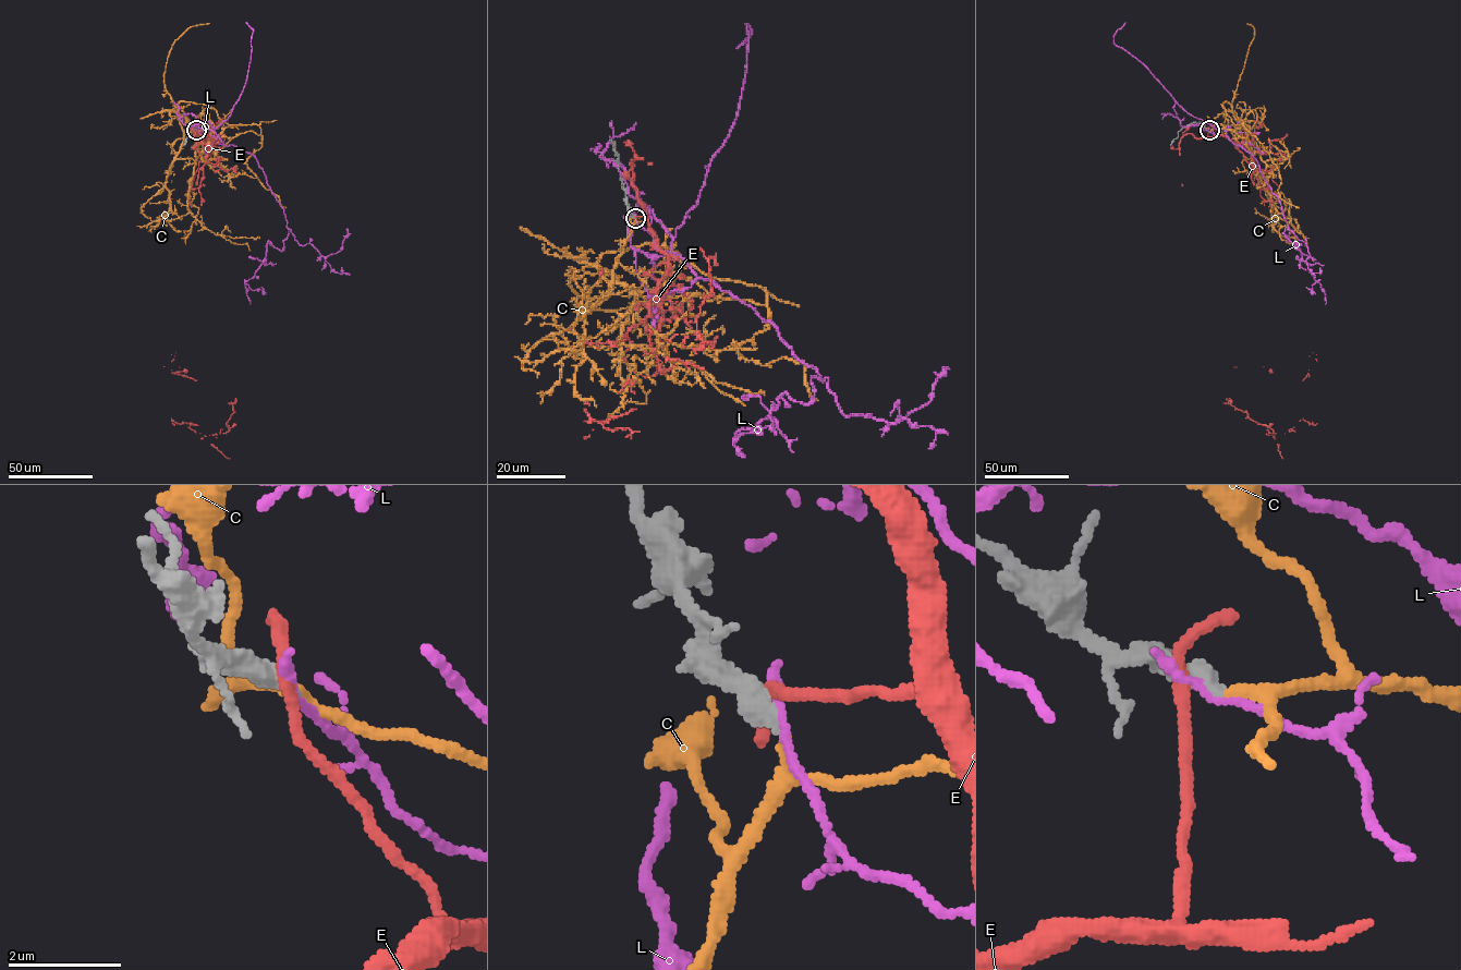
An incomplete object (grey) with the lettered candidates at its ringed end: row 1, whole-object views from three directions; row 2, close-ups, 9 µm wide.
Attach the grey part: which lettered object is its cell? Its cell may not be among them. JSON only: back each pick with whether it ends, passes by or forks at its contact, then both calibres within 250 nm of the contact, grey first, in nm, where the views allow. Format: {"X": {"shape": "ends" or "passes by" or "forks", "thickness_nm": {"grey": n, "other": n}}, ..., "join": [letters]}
{"C": {"shape": "passes by", "thickness_nm": {"grey": 360, "other": 160}}, "join": ["C"]}

